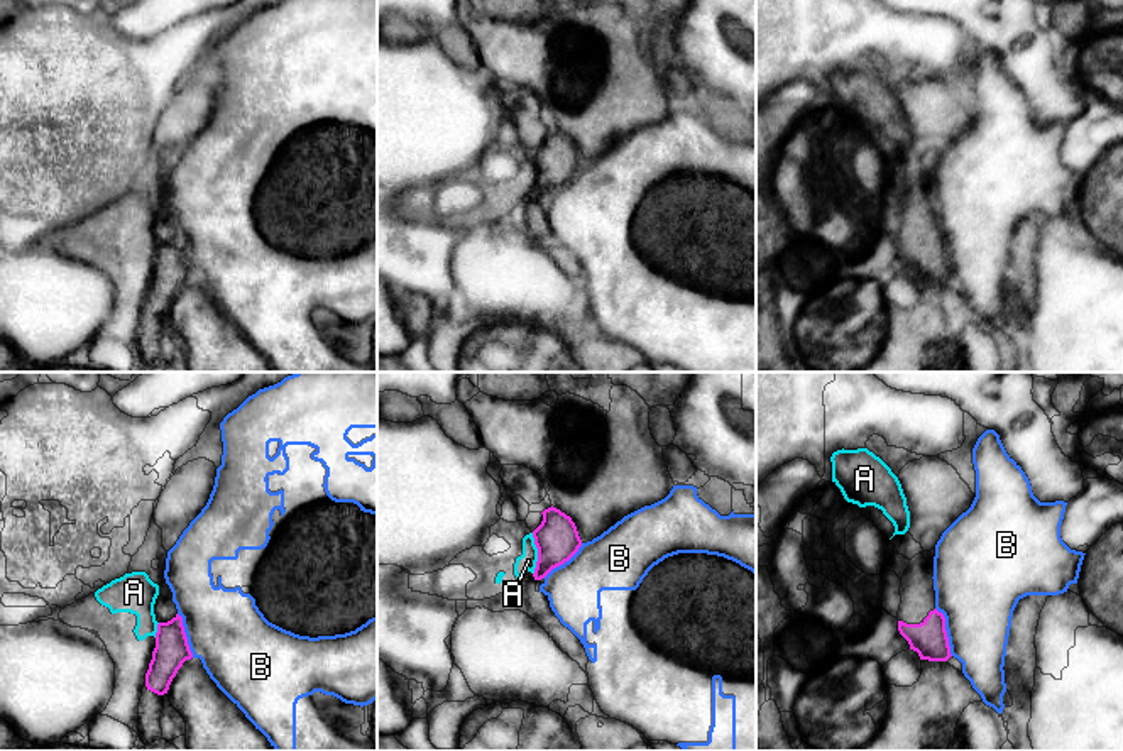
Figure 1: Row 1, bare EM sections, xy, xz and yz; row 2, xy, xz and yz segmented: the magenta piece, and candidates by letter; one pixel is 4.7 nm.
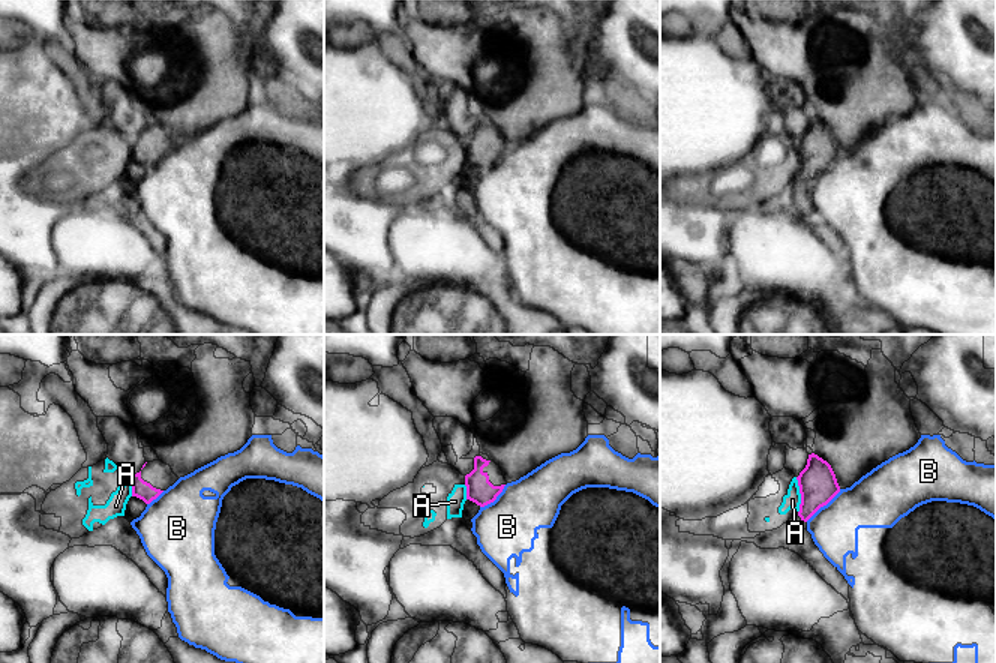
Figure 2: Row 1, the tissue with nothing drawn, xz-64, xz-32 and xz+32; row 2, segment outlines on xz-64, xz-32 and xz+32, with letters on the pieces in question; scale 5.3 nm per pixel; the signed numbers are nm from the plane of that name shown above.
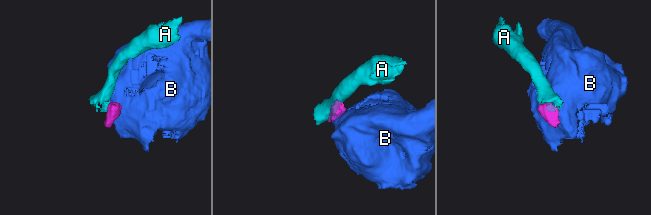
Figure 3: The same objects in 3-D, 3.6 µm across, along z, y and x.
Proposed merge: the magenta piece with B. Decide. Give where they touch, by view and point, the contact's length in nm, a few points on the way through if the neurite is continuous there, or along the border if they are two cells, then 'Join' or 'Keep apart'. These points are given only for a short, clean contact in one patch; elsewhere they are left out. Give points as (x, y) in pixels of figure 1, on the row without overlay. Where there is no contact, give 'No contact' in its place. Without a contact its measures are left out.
Touches magenta at yz (946, 252). Shared border 240 nm. Boundary: yz (936, 229), (944, 239), (947, 266), (953, 276). Keep apart

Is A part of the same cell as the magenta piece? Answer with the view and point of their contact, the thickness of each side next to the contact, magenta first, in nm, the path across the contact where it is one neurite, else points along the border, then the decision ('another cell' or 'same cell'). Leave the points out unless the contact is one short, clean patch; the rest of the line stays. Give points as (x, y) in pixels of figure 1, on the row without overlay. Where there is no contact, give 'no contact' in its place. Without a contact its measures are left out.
contact xz (538, 175); calibres 200 and 80 nm; border xz (531, 154), (536, 169), (533, 195); another cell

